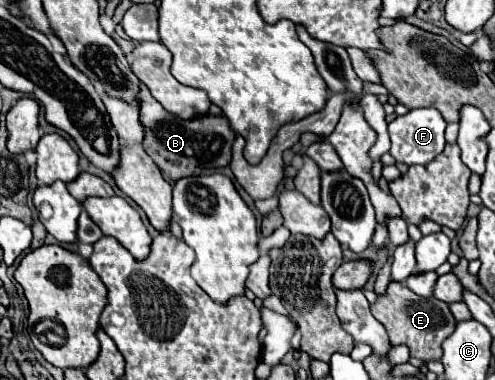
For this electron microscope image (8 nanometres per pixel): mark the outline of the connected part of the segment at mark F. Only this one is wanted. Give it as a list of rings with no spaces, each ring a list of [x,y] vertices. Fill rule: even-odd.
[[[429,107],[411,109],[407,115],[397,117],[393,123],[389,123],[389,135],[391,135],[389,153],[395,157],[395,161],[401,161],[405,165],[429,163],[445,147],[445,127],[447,127],[447,123],[437,109],[429,109]]]

